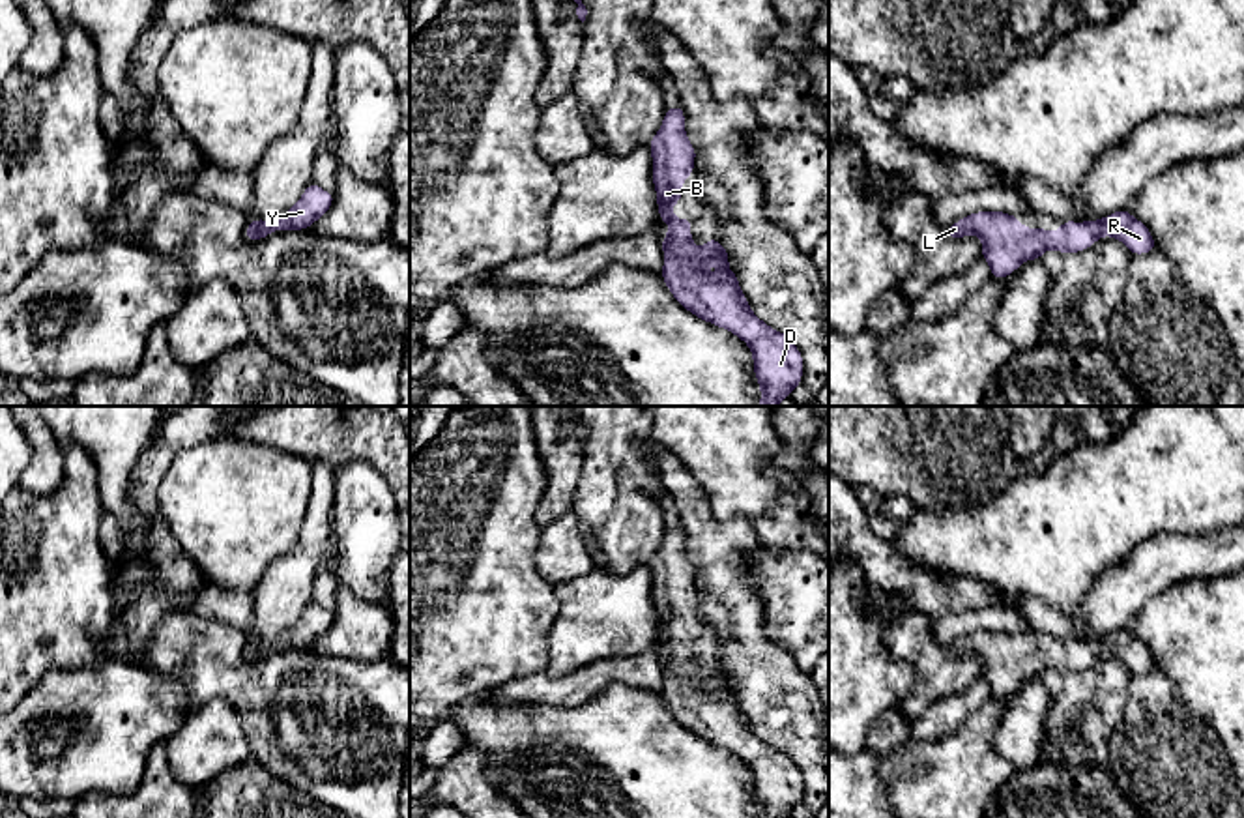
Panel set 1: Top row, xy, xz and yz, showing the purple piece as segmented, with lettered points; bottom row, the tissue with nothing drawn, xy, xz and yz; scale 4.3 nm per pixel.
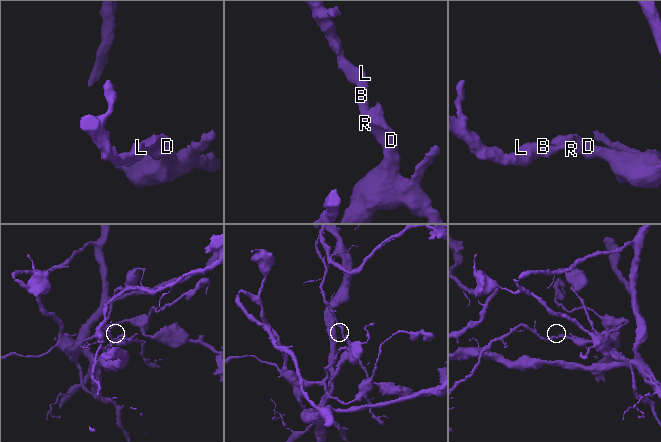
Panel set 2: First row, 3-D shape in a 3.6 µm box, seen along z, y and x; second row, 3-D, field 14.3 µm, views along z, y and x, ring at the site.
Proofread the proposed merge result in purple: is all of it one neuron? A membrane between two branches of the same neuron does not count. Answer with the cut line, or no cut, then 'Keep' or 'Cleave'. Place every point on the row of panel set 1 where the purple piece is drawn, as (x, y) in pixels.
No split. Keep

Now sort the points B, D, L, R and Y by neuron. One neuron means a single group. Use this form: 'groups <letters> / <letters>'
groups B D L R Y

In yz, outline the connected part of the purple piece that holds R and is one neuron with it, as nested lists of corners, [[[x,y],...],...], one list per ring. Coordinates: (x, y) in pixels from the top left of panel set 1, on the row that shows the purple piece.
[[[1119,210],[1098,221],[1061,221],[1059,232],[1042,226],[1025,228],[1016,215],[1005,212],[975,212],[948,226],[947,236],[960,240],[976,234],[982,241],[982,258],[993,279],[1014,273],[1023,260],[1040,260],[1048,249],[1079,253],[1098,241],[1100,236],[1121,240],[1132,255],[1156,251],[1150,230],[1130,212]]]

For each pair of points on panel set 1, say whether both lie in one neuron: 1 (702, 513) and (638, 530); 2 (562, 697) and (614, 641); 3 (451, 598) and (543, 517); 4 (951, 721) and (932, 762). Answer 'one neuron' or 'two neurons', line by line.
1: two neurons
2: two neurons
3: two neurons
4: two neurons

